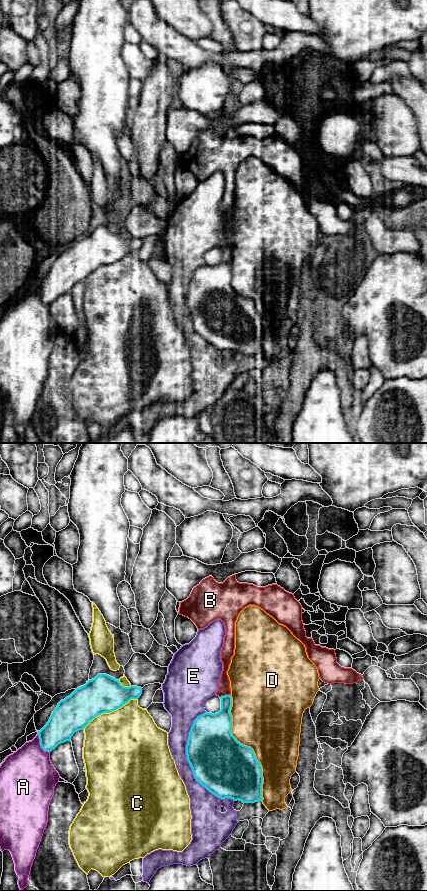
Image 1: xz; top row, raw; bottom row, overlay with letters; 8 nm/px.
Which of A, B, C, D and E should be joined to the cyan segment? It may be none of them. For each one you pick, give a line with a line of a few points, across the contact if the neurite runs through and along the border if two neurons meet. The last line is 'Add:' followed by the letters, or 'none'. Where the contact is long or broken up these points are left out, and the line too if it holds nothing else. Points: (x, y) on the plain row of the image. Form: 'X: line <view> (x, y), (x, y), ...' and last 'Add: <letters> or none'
Add: none

